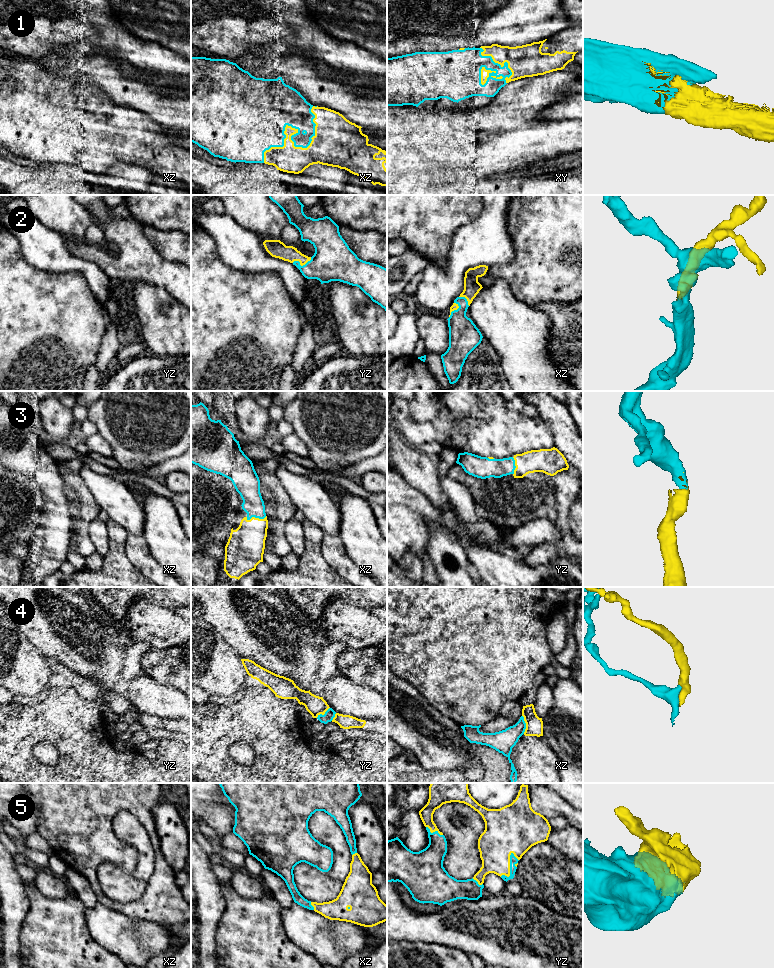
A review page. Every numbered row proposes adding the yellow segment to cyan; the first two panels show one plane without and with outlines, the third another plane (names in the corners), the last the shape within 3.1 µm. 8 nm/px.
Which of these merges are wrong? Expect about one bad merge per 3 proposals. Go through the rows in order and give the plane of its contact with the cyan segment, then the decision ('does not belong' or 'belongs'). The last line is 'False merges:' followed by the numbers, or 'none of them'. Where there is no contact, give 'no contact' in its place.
1: meets cyan in xz; belongs
2: meets cyan in yz; belongs
3: meets cyan in xz; belongs
4: meets cyan in xz; does not belong
5: meets cyan in yz; belongs
False merges: 4

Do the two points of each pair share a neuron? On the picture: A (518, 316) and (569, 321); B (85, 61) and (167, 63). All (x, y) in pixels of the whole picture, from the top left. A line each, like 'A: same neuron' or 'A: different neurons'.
A: different neurons
B: different neurons

